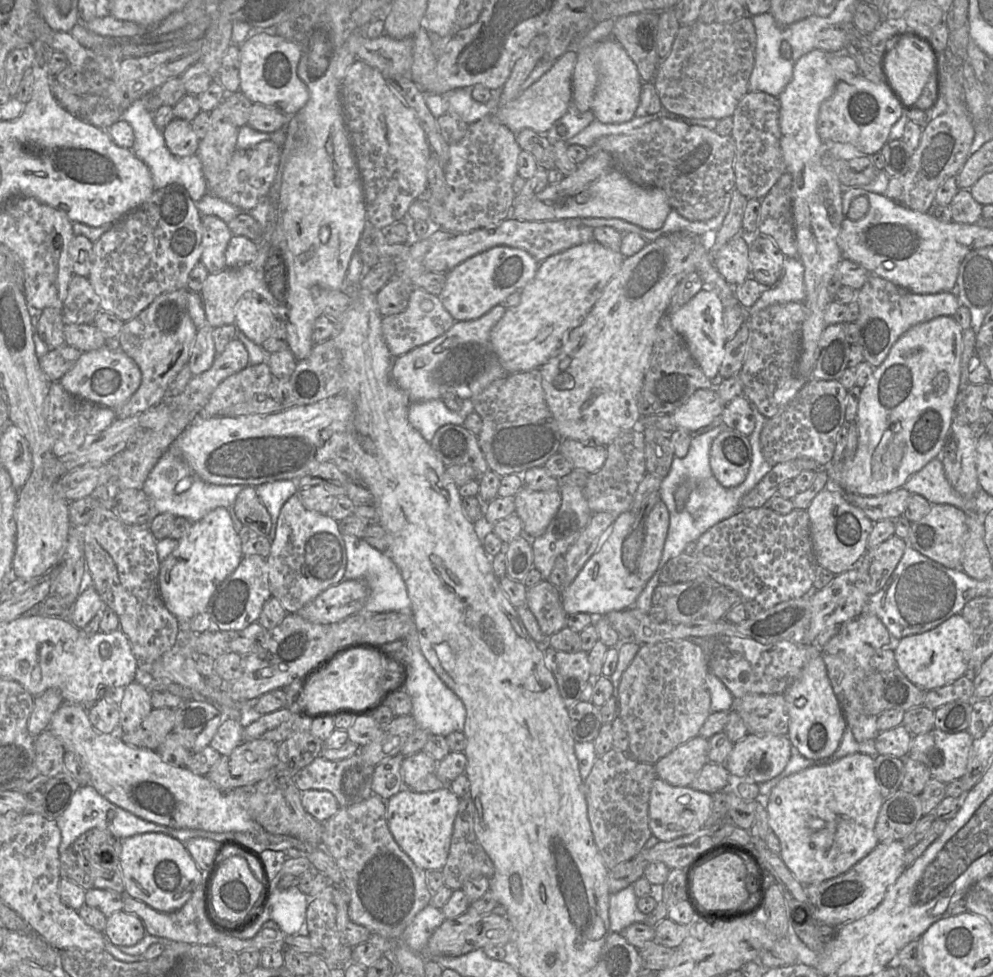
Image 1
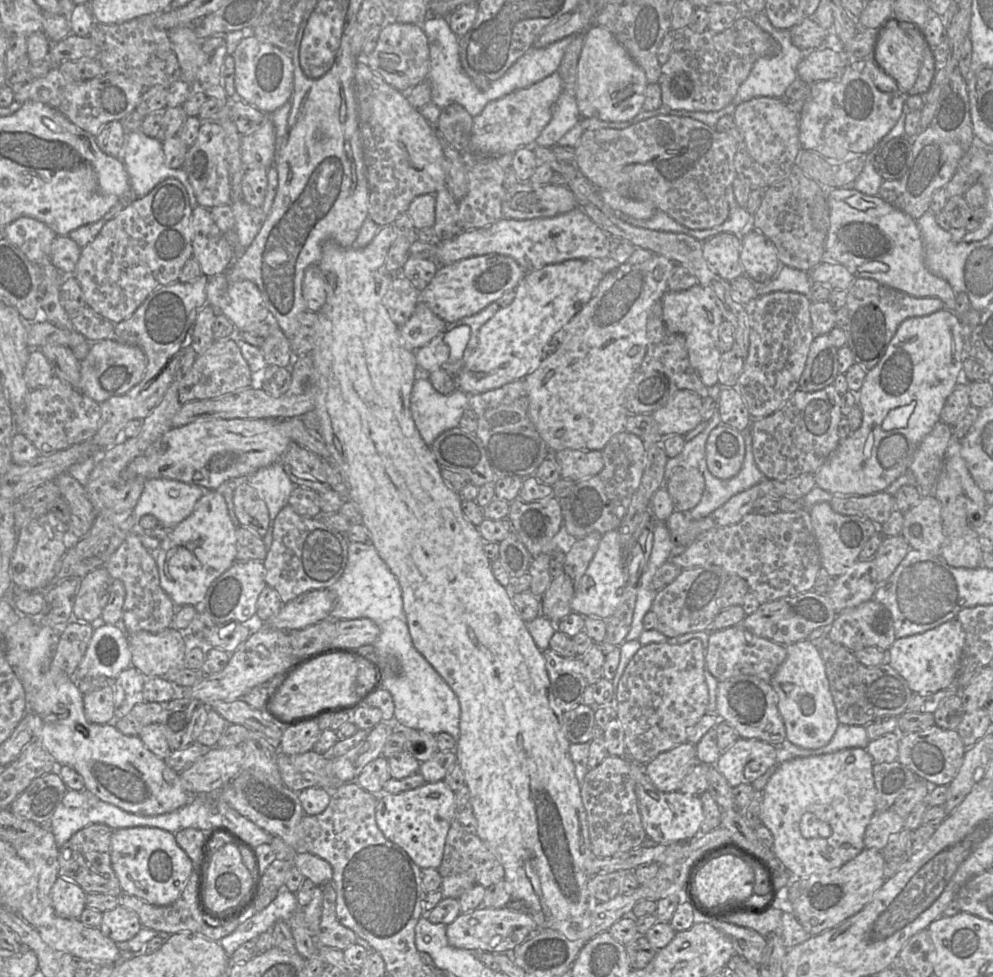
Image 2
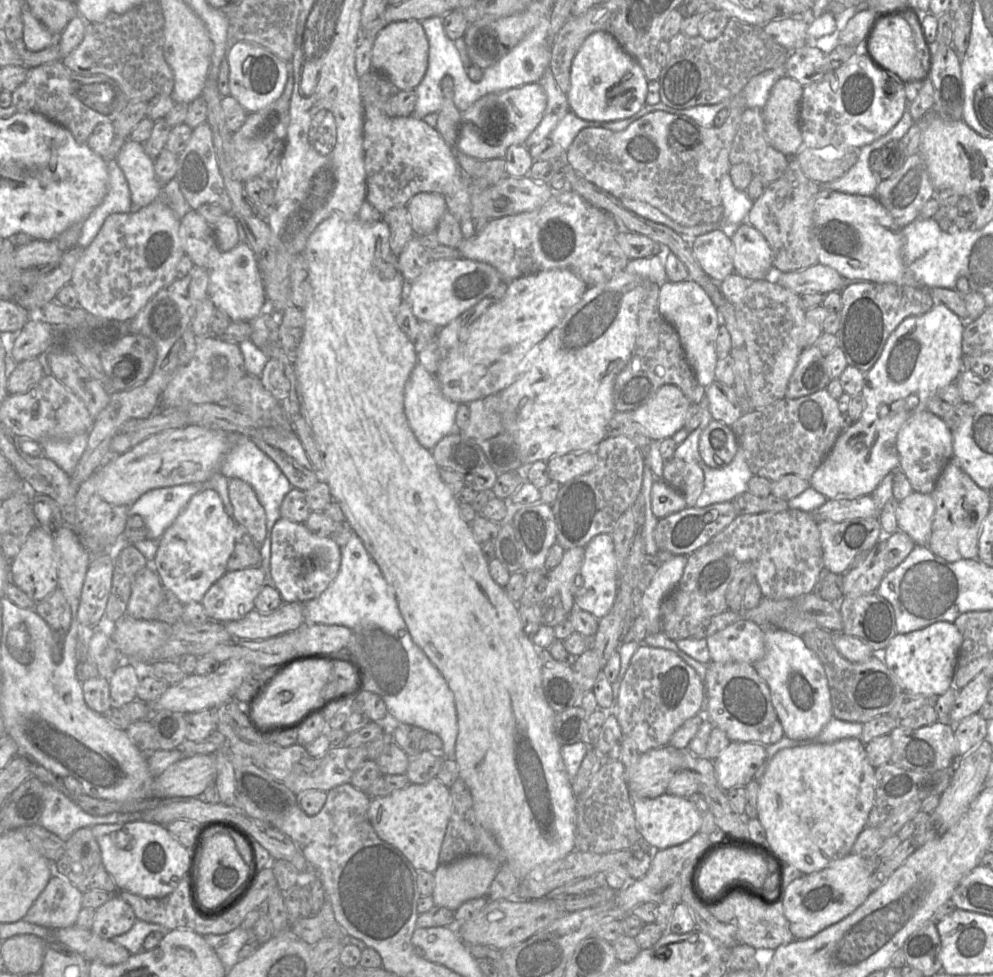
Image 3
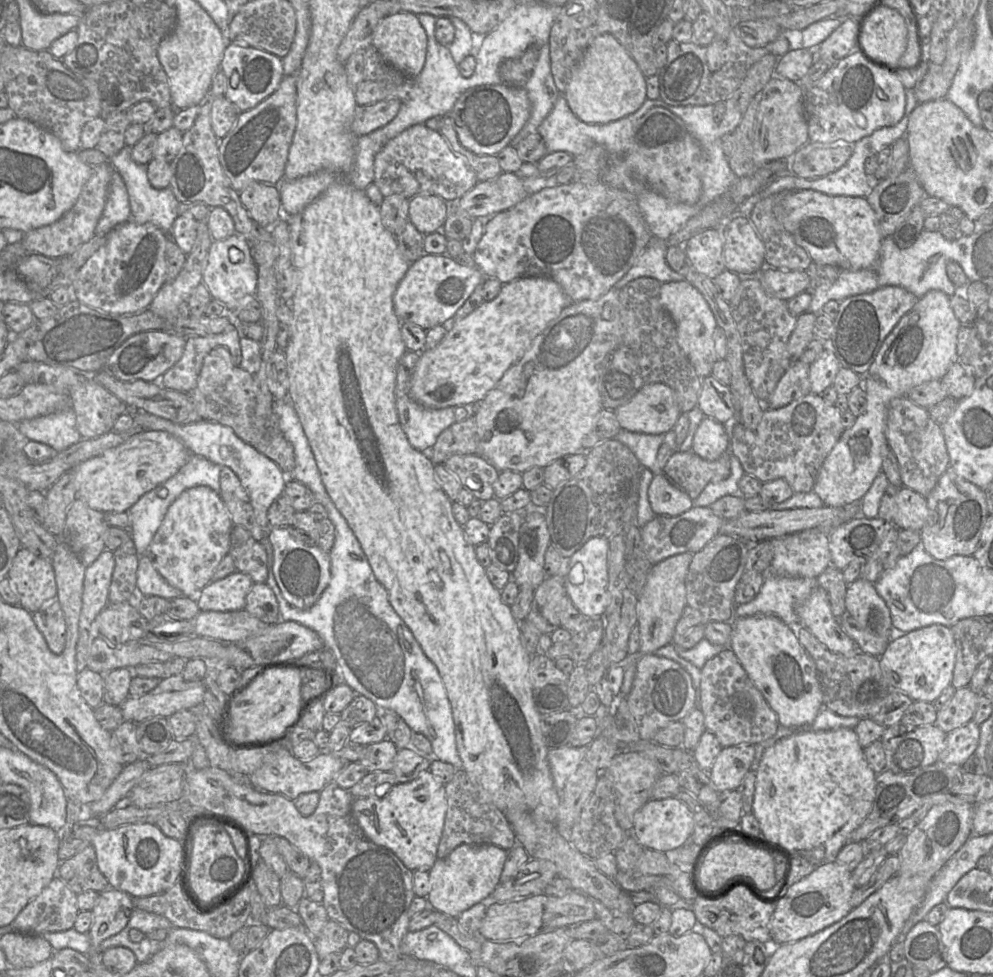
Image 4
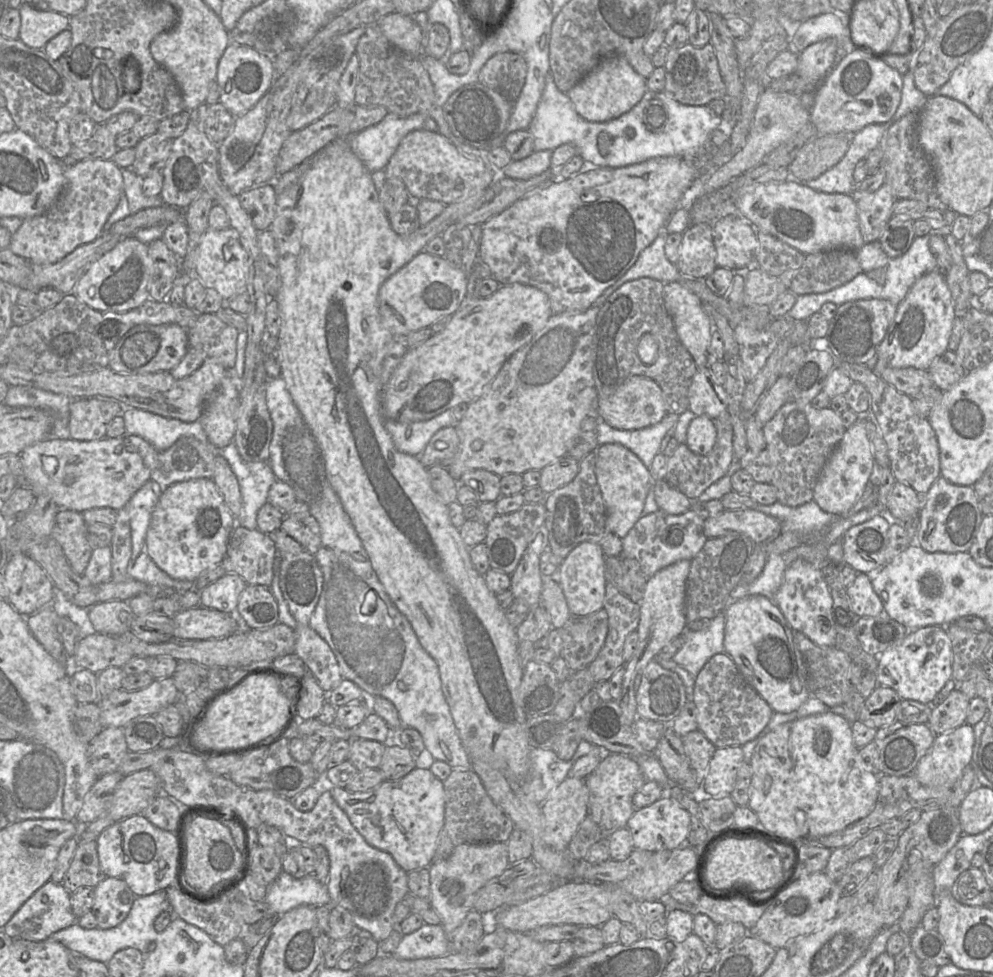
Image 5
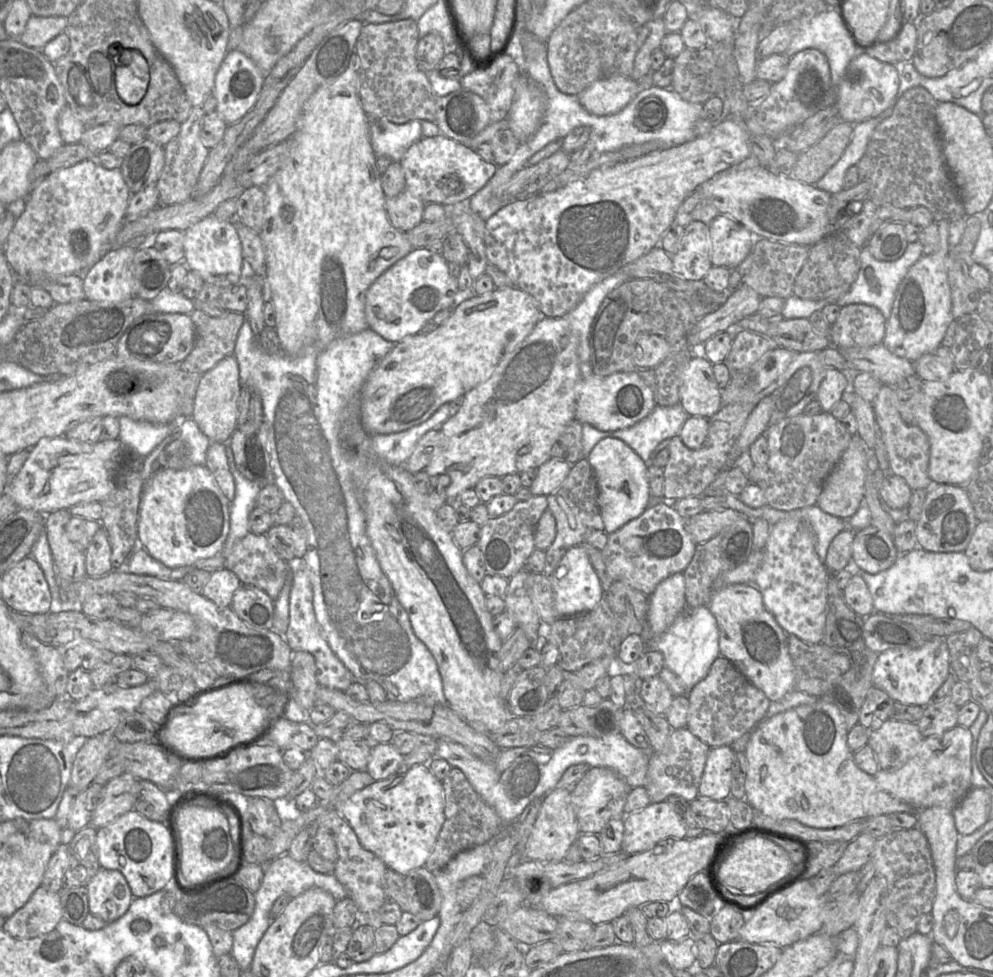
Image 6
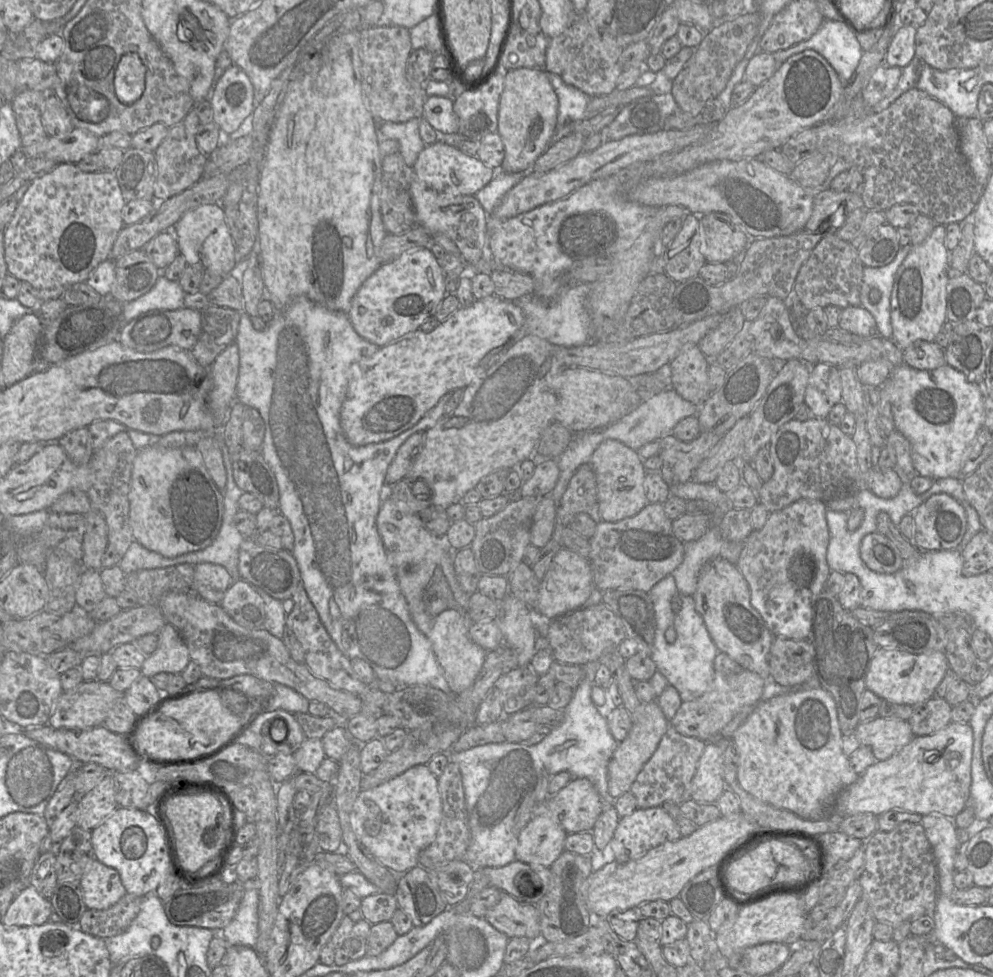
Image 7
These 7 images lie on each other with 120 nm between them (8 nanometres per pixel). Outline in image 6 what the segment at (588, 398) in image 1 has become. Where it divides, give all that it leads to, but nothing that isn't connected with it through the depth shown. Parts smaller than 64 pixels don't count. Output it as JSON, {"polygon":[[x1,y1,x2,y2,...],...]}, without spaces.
{"polygon":[[542,317,534,326,531,333,519,345,517,345,514,350,507,353,500,360,491,375,463,396,462,405,459,411,454,416,449,417,439,428,445,437,445,449,439,454,433,456,430,463,424,469,430,477,438,475,449,476,450,483,445,488,447,502,456,502,464,490,474,488,477,482,486,476,502,478,507,474,520,474,531,468,537,469,540,465,551,458,552,446,564,431,566,425,571,420,575,419,576,385,582,378,579,367,578,345,579,339,572,331,569,322,566,319,562,317]]}

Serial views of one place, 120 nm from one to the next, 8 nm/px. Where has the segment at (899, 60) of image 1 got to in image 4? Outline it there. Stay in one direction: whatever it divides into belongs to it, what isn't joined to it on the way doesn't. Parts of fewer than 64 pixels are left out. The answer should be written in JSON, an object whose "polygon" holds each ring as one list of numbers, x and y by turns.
{"polygon":[[878,4,861,18,857,38,871,56,898,63,907,48,907,35,902,15,890,5]]}

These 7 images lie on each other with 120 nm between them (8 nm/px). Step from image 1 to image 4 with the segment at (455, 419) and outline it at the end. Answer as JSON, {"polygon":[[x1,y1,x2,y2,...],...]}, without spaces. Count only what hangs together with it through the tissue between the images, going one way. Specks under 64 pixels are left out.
{"polygon":[[406,350,406,352,401,357,397,367,395,399,400,425,406,434,409,443,413,448,422,452,425,449,433,447,437,441,438,436,445,429,455,423,455,408,429,408,419,404,410,397,410,380,419,358,420,352,410,350]]}

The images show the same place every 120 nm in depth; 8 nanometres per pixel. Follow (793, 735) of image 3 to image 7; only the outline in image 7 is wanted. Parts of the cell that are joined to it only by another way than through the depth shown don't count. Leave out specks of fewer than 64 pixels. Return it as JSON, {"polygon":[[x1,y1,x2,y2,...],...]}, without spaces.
{"polygon":[[721,557,708,561,702,568,692,595,718,651,726,653,744,668,770,678,768,655,775,636,760,613,751,605,750,588,736,565]]}

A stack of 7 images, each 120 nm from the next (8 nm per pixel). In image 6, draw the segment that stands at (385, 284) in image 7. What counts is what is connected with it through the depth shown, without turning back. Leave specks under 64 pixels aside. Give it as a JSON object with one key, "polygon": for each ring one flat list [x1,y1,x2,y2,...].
{"polygon":[[416,248,388,268,371,284,365,295,369,328,386,340,397,343,407,335,418,333,441,309,456,306,458,280,450,275,447,263,442,255,427,248]]}

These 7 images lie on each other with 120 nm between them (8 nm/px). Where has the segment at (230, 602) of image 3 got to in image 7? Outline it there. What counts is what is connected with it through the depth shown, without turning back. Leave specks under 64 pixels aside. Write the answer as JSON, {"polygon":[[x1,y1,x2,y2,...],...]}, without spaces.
{"polygon":[[203,562,194,565,193,581,200,598,213,604,220,604,234,579,223,566]]}

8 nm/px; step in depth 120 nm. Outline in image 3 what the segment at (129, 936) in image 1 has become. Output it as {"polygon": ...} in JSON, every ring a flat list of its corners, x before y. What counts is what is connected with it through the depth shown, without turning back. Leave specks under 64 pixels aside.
{"polygon":[[115,893,95,910,91,930,103,939,112,939,128,932,136,920,132,907]]}

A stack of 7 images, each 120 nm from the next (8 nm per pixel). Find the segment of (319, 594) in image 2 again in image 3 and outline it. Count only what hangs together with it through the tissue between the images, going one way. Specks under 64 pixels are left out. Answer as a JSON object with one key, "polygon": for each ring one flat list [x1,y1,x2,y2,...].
{"polygon":[[303,602,283,603,278,609,263,614,253,609,245,617,224,623,227,632,241,640,265,640,305,624]]}

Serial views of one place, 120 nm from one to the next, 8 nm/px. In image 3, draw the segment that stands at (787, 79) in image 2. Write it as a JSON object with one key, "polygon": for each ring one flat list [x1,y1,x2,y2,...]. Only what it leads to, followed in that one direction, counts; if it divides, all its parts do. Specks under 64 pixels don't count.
{"polygon":[[780,65,752,77,741,91,745,98,745,106,762,110,768,101,774,84,785,76,785,67]]}

